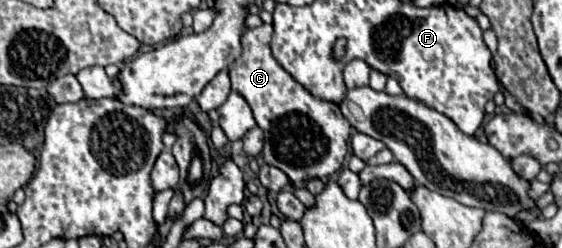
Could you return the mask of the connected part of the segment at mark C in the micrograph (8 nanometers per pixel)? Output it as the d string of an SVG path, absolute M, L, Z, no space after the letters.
M272 26L248 28L242 36L242 56L232 62L230 80L232 90L244 96L254 112L256 124L264 134L262 158L266 164L280 168L292 184L302 184L312 178L328 178L342 168L348 152L350 124L344 120L340 108L334 102L312 96L300 86L272 56L270 52Z

